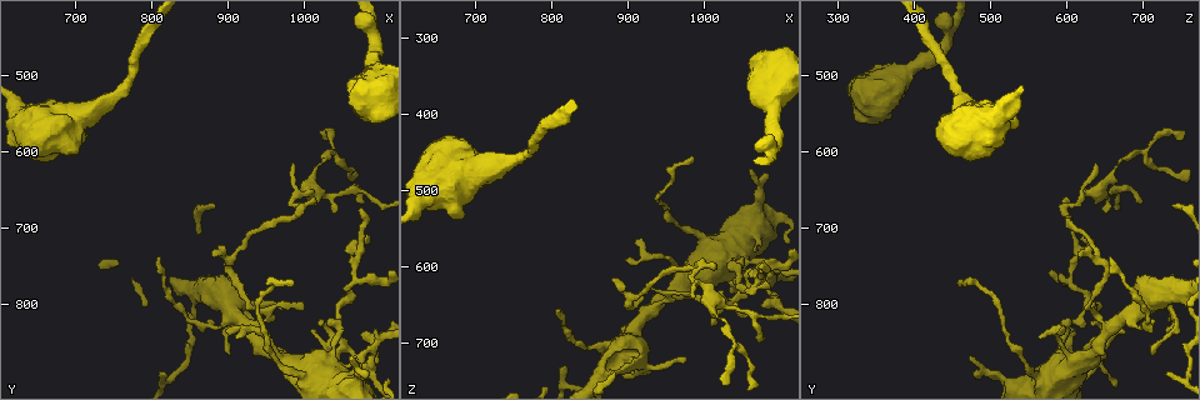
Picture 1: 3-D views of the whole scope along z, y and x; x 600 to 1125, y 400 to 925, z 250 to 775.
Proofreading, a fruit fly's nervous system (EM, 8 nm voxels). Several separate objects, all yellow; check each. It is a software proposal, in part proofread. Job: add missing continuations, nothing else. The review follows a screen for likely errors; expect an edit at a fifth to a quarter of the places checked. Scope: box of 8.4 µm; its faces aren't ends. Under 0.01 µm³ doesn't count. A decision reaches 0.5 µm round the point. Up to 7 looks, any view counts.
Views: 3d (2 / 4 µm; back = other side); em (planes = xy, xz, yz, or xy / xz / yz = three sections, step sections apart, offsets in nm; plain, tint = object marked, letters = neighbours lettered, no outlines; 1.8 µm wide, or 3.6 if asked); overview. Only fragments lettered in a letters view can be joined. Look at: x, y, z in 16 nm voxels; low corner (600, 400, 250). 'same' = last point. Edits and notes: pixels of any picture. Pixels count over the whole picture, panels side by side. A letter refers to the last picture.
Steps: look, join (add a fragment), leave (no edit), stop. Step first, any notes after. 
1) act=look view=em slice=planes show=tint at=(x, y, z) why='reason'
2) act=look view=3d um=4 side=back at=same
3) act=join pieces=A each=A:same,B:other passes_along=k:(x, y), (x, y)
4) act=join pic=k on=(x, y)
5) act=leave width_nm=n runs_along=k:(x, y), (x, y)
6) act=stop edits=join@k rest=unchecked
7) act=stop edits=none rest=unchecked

act=look view=3d um=2 at=(985, 685, 605) why='abrupt turn'

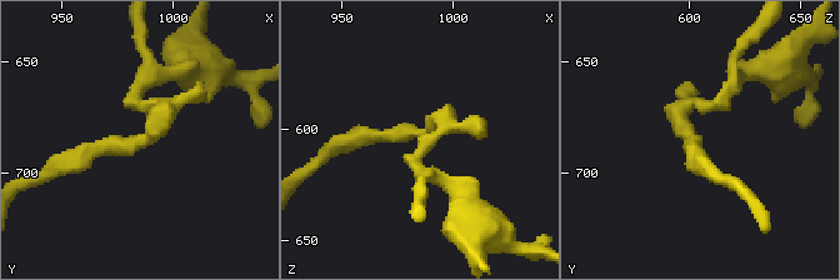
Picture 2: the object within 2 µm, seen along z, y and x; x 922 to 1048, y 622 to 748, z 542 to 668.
act=look view=em slice=yz step=16 show=letters at=(983, 687, 602)

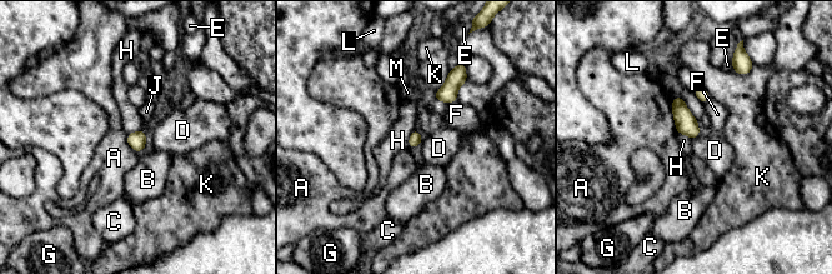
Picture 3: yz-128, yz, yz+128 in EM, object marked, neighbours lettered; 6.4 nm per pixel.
act=leave longest_contact=A:240nm each=A:other,B:other,C:other,D:other,E:other,F:other,G:other,H:other,J:other,K:other,L:other,M:other border=3:(700, 134), (691, 140) found='none of them fits'

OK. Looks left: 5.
act=look view=em slice=planes show=letters at=(880, 740, 620) why='tapers out'

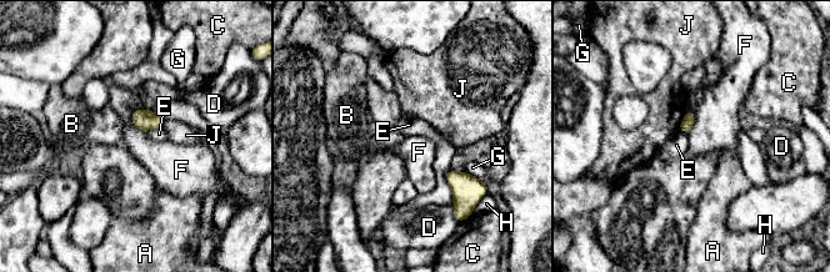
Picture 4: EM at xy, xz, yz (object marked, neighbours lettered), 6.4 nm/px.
act=leave each=A:other,B:other,C:other,D:other,E:other,F:other,G:other,H:other,J:other border=4:(134, 109), (131, 122), (145, 131) found='no lettered fragment goes on from it'

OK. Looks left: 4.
act=look view=em um=3.6 slice=planes show=letters at=(685, 565, 535) why='free end'

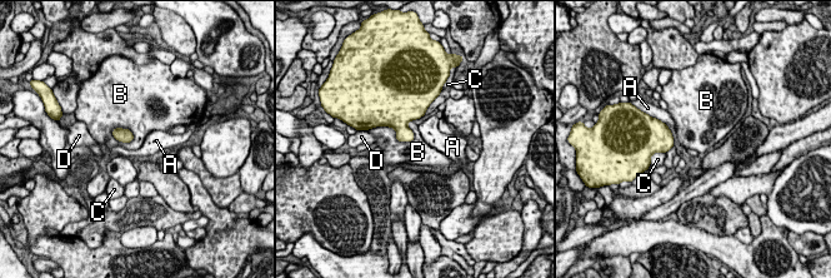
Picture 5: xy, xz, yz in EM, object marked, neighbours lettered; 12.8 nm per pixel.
act=leave each=A:other,B:other,C:other,D:other border=5:(374, 127), (415, 137) found='none of them fits'

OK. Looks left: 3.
act=stop edits=none rest=unchecked

